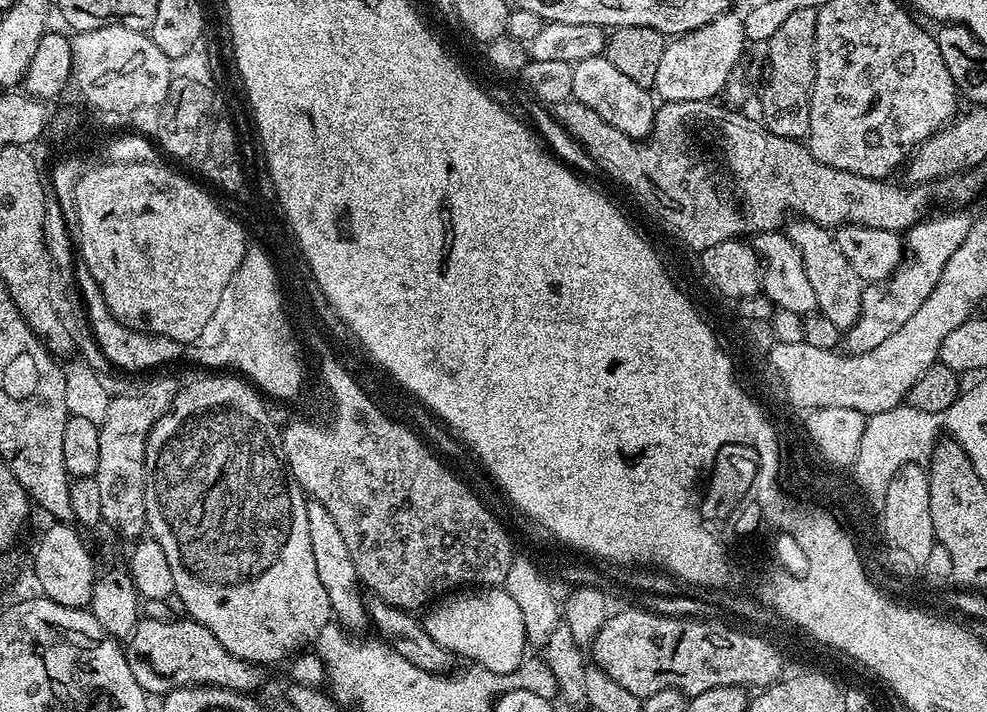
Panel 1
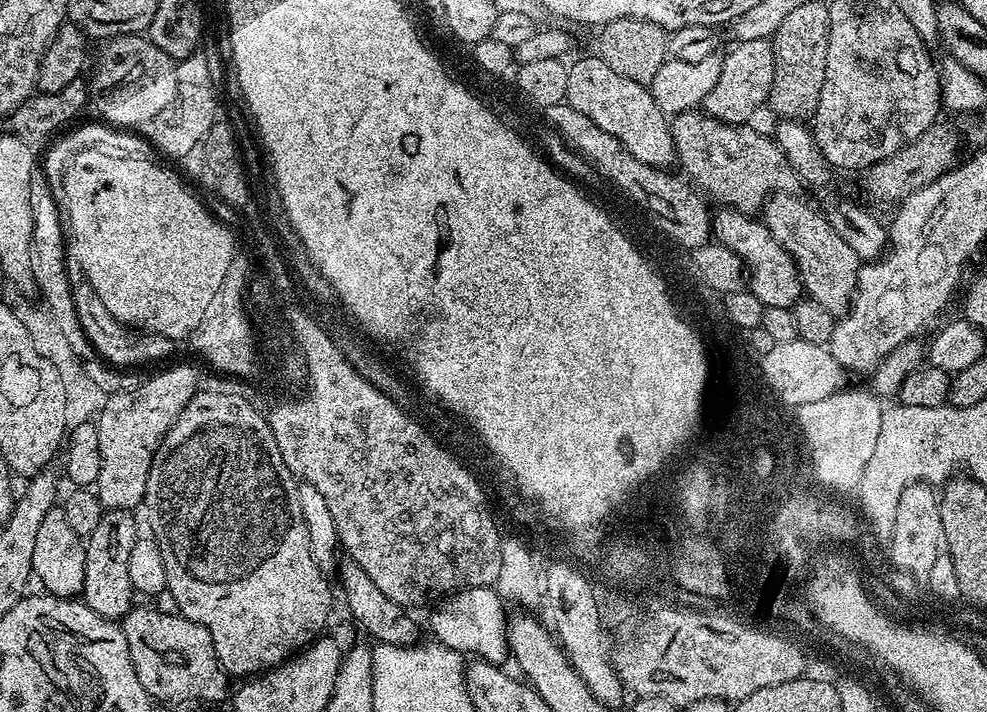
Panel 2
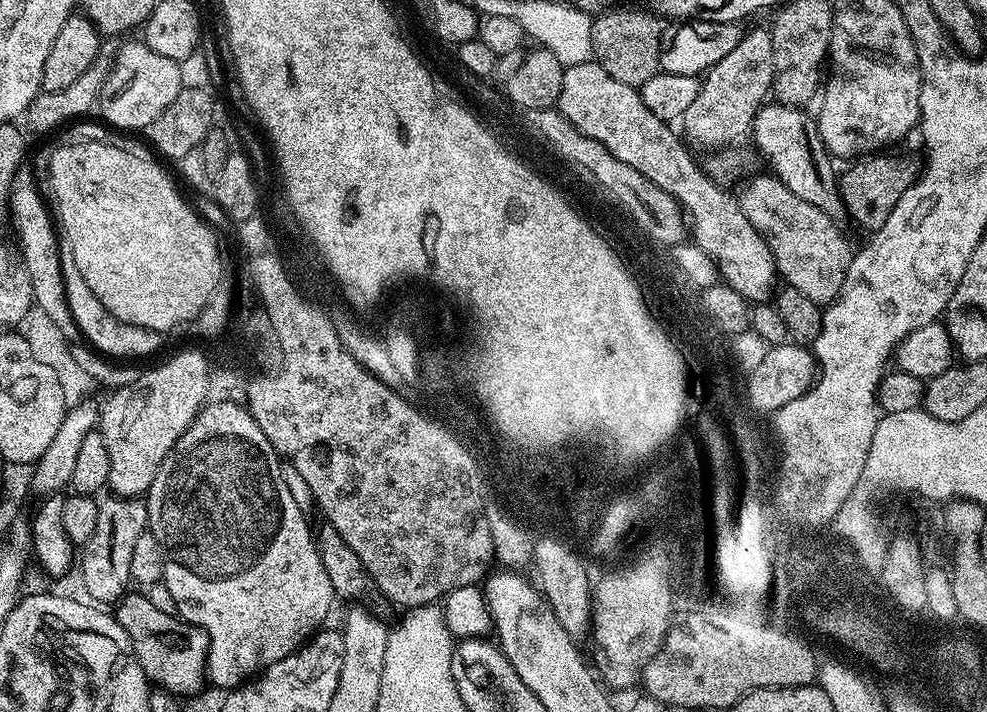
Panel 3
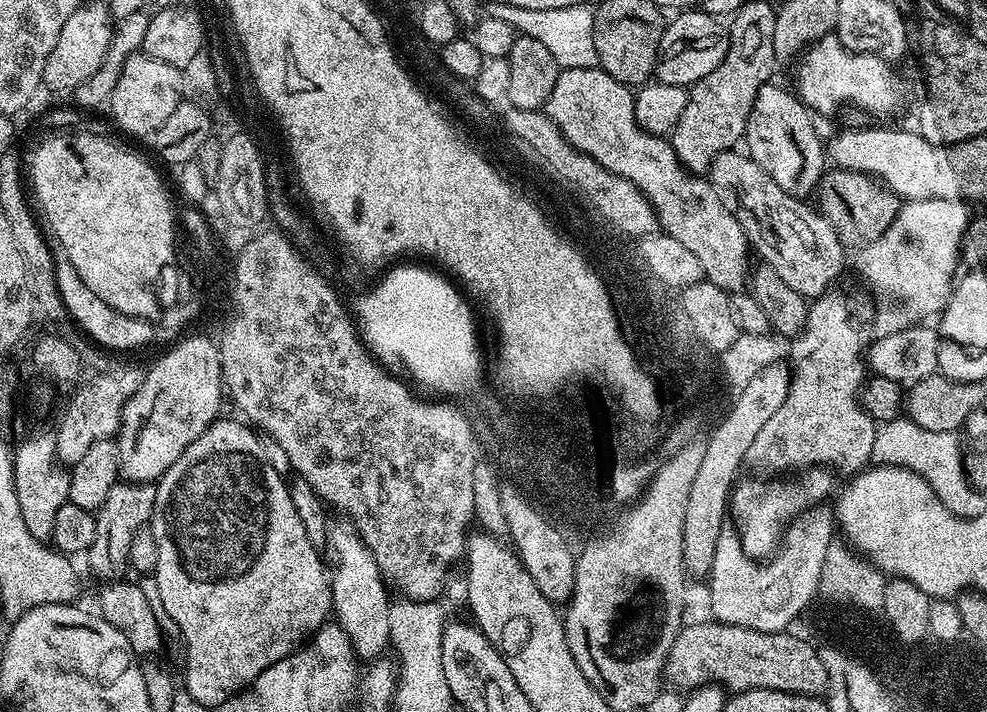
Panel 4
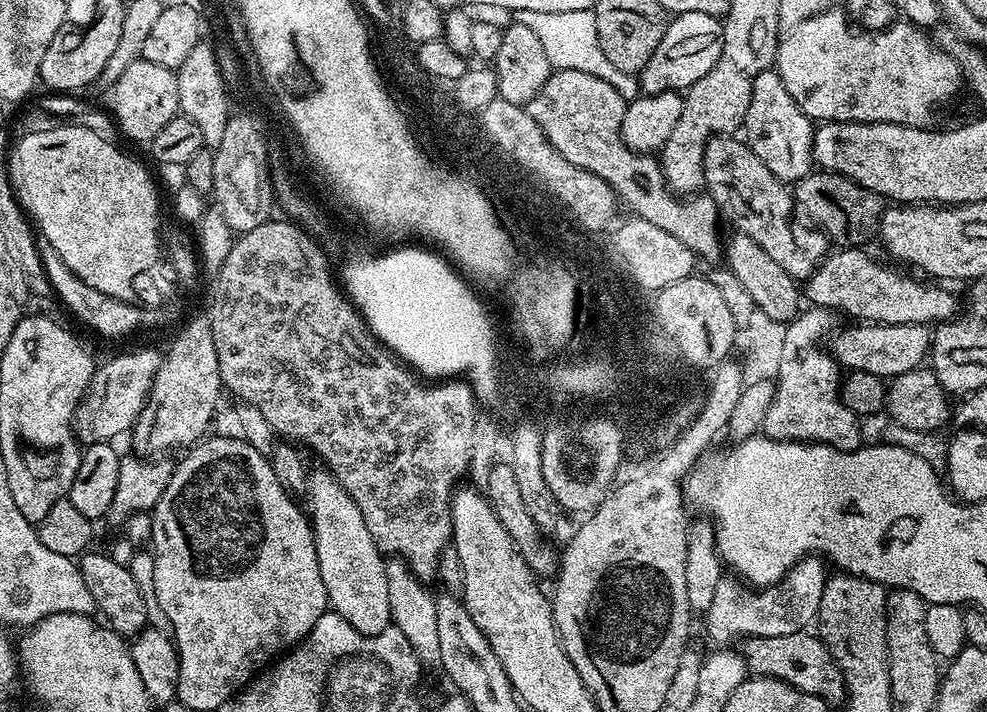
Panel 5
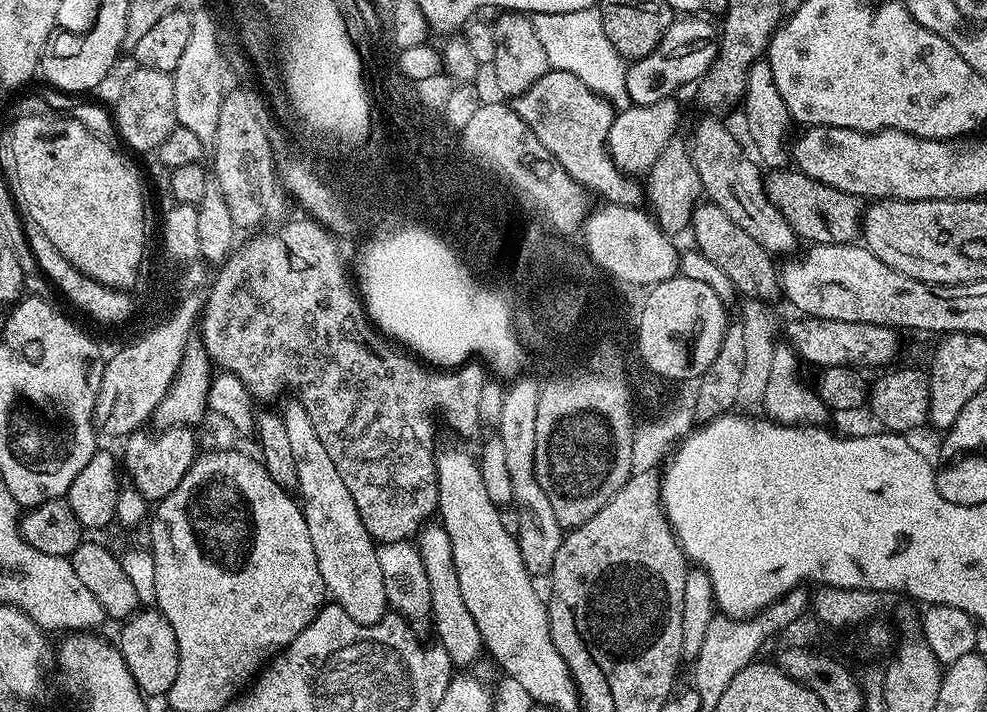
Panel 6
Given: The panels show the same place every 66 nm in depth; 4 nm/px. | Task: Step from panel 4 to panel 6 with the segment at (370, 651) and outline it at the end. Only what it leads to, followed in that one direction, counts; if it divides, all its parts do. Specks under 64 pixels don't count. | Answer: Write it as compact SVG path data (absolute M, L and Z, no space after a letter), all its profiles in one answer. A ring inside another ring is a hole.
M298 402L291 403L282 409L282 417L294 454L306 530L310 530L314 558L318 558L318 574L322 574L327 595L354 622L376 624L389 611L382 566L378 566L377 541L366 530L358 506L354 506L354 498L350 498L350 490L346 490L346 482L338 474L338 466L334 466L326 446L322 446L322 438L314 434L310 416Z

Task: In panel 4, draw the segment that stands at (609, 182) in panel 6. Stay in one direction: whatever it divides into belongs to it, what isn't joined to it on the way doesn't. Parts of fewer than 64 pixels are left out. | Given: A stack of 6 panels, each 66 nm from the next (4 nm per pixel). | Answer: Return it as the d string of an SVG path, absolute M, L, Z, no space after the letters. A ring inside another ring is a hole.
M599 66L561 68L543 111L576 149L638 186L655 208L663 235L682 242L702 262L702 270L711 284L729 294L745 291L750 280L750 245L740 219L711 179L684 167L672 149L671 139L640 126L636 121L634 92L629 85L618 82Z

